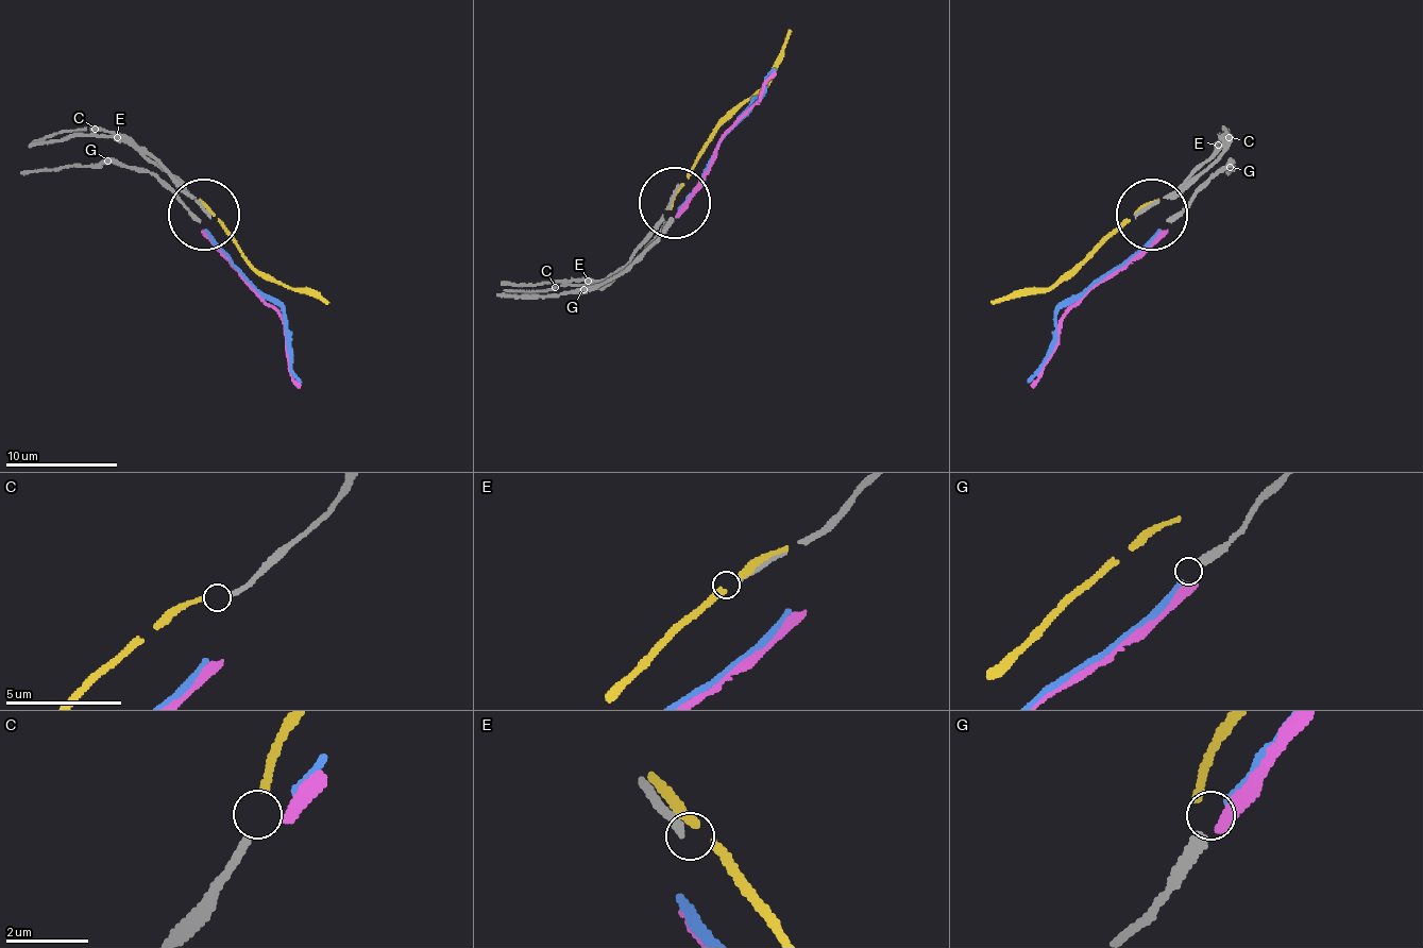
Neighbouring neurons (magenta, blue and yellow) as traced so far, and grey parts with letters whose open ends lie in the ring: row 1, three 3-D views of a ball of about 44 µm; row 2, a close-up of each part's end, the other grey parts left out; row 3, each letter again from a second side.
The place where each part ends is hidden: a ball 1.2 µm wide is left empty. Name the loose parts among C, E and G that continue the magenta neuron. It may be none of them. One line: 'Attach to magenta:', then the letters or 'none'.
Attach to magenta: none

